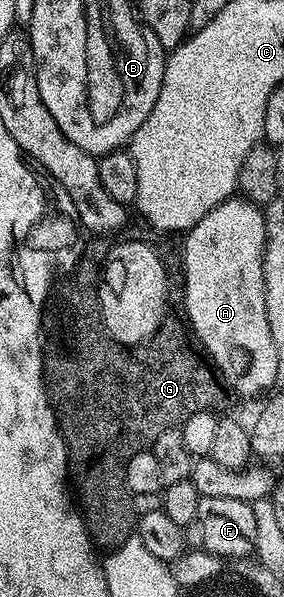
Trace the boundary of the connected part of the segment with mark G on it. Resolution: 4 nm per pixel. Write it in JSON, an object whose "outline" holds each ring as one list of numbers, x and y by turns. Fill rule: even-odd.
{"outline":[[99,238,95,245,91,248,91,260,87,258,80,259,77,268,78,271,83,271,83,276,79,277,77,281,67,284,65,277,65,270,61,266,53,266,51,268,51,280,47,280,47,288,43,288,43,300,39,303,39,328,35,328,35,340,37,341,37,390,41,387,47,389,47,399,51,402,51,407,55,410,55,418,59,426,59,431,63,433,63,440,67,443,67,462,70,468,69,480,73,485,74,495,77,497,78,507,81,509,81,515,83,518,83,523,87,526,87,532,91,536,92,545,96,549,103,548,102,550,110,550,121,546,121,542,125,542,132,534,133,529,137,524,136,513,131,513,131,501,132,497,129,495,126,484,126,470,129,458,133,458,133,454,141,454,142,452,148,451,157,442,157,438,161,434,165,434,165,430,170,428,177,428,184,424,189,418,193,418,193,414,198,412,215,412,216,410,227,410,232,407,231,396,233,397,233,392,230,387,225,383,222,376,219,375,219,369,216,368,215,363,211,361,211,356,203,348,203,343,200,342,195,333,191,330,191,325,187,323,187,314,185,311,185,301,183,299,182,291,177,287,177,280,171,277,171,272,167,269,167,264,165,261,159,257,159,252,150,244,147,240,115,240,119,238,111,238,111,240,106,244,106,239]]}

